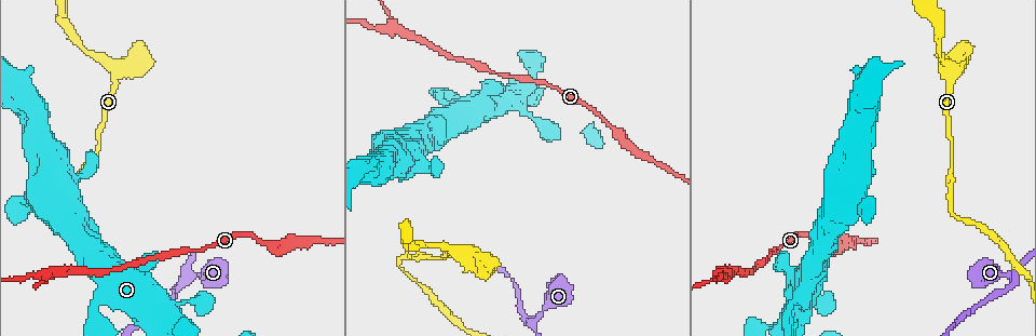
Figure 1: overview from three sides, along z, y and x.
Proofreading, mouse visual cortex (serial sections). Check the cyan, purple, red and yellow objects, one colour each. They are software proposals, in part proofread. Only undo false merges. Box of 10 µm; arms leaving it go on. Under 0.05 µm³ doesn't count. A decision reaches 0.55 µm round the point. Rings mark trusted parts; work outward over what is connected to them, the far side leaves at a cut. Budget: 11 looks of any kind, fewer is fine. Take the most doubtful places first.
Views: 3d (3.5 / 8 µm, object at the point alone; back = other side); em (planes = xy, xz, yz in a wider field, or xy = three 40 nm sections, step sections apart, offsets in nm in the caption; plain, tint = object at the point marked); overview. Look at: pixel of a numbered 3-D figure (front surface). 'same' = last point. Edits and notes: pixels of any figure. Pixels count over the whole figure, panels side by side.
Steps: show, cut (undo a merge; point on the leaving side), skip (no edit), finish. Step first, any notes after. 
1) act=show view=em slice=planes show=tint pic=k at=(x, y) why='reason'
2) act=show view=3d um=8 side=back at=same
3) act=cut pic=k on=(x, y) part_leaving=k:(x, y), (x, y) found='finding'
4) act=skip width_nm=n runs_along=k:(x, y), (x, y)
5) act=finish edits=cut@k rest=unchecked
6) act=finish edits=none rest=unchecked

act=show view=3d um=8 pic=1 at=(45, 274) why='arms part here'

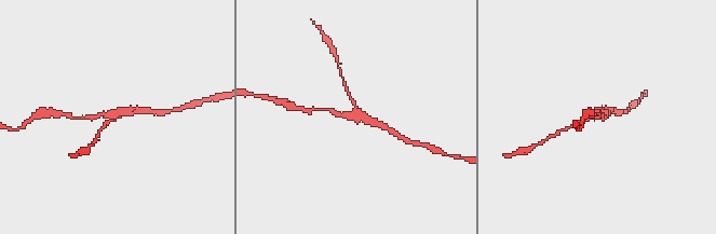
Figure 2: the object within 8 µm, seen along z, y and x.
act=show view=3d um=3.5 at=same why='zoom in'

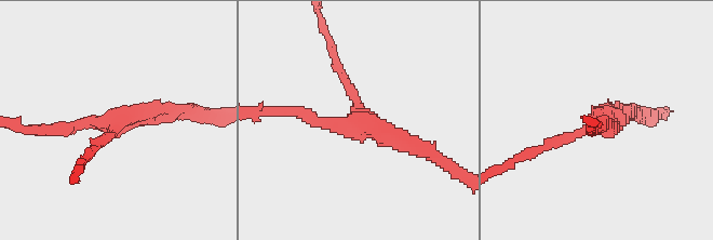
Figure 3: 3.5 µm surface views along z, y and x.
act=show view=em slice=planes show=tint pic=3 at=(356, 122) arms=3 arm_widths_nm=150,200,200

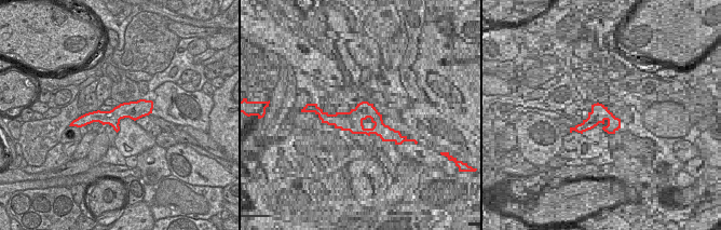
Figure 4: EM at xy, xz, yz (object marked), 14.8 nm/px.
act=skip width_nm=260 runs_along=3:(424, 150), (367, 120), (292, 112) found='one cell here'

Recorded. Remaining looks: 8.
act=show view=3d um=3.5 pic=1 at=(529, 319) why='sharp bend'

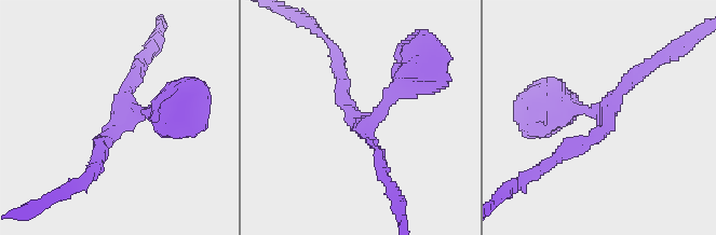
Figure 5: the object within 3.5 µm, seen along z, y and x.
act=show view=em slice=xy step=2 show=tint pic=5 at=(607, 117)

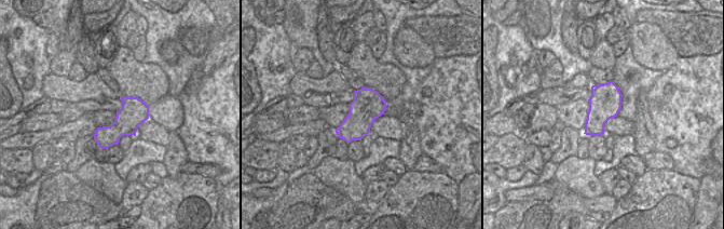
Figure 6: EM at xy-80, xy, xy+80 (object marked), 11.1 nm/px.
act=skip arms=3 runs_along=5:(173, 110), (130, 110), (100, 153) found='all the same cell'

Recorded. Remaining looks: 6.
act=show view=3d um=3.5 pic=1 at=(399, 261) why='sharp bend'

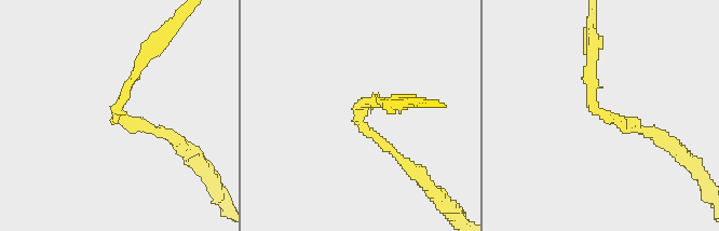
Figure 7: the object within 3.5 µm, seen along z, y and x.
act=skip runs_along=7:(593, 50), (593, 106), (651, 130) found='one cell here'

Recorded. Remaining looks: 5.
act=show view=em slice=planes show=tint pic=1 at=(439, 95) why='sharp bend'

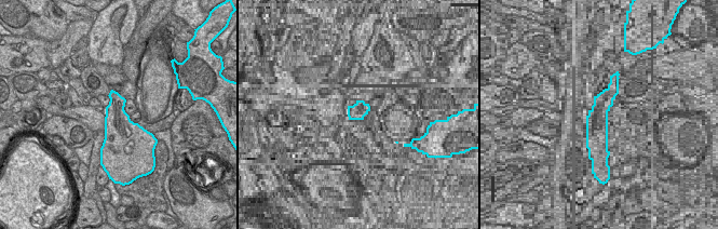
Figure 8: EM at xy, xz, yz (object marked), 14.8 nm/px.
act=show view=3d um=3.5 at=same

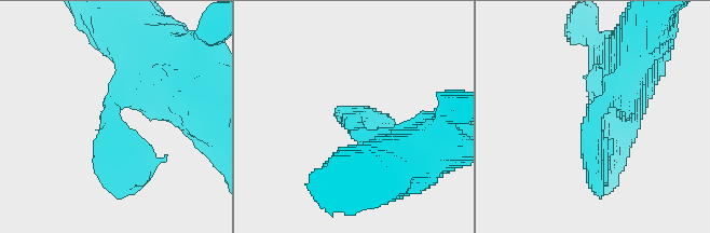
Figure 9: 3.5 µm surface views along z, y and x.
act=skip width_nm=440 runs_along=9:(631, 56), (592, 122), (606, 162) found='one cell here'

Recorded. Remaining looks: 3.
act=finish edits=none rest=unchecked

